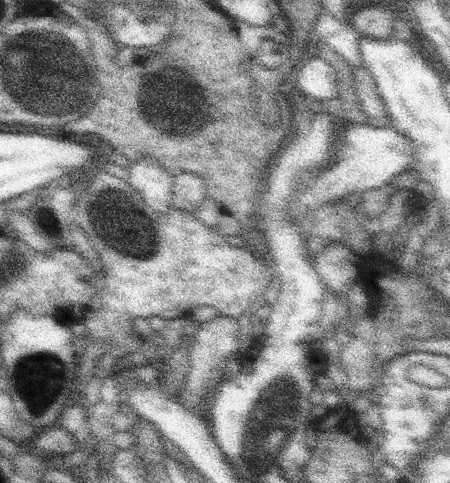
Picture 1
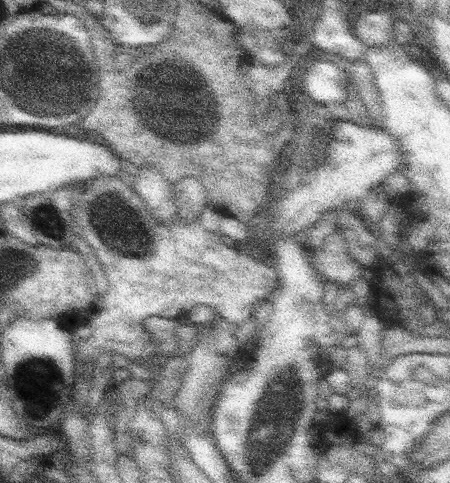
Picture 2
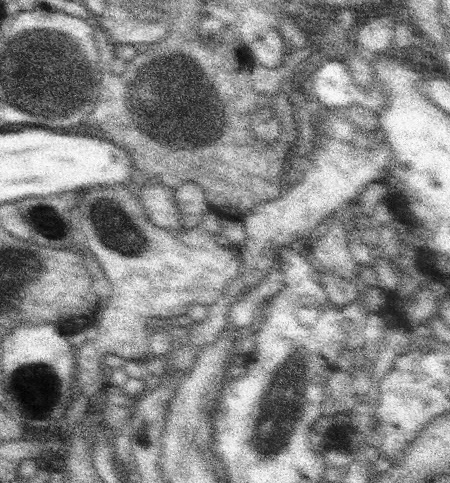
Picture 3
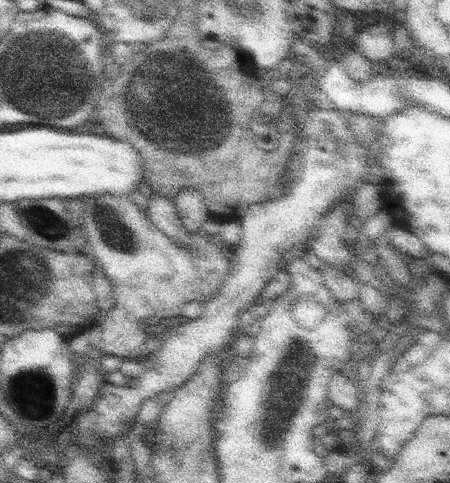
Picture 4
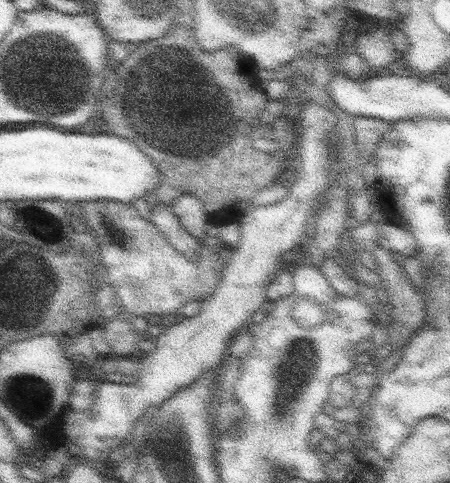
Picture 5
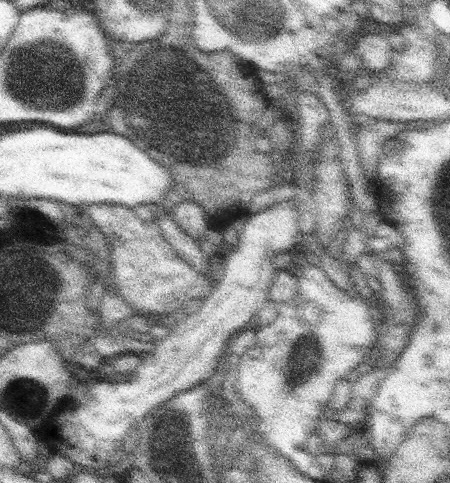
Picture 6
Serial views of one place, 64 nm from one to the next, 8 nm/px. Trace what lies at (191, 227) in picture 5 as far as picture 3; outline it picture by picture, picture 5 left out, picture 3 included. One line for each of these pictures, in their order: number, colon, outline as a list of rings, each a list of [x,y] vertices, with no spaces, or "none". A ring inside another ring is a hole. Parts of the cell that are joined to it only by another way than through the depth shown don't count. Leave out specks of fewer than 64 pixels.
3: [[[185,182],[181,188],[175,190],[175,204],[181,214],[181,226],[189,230],[201,224],[203,214],[209,210],[207,198],[195,182]]]
4: [[[183,188],[175,196],[175,210],[187,232],[199,232],[203,222],[211,216],[207,212],[205,198],[199,192],[195,192],[193,188]]]

